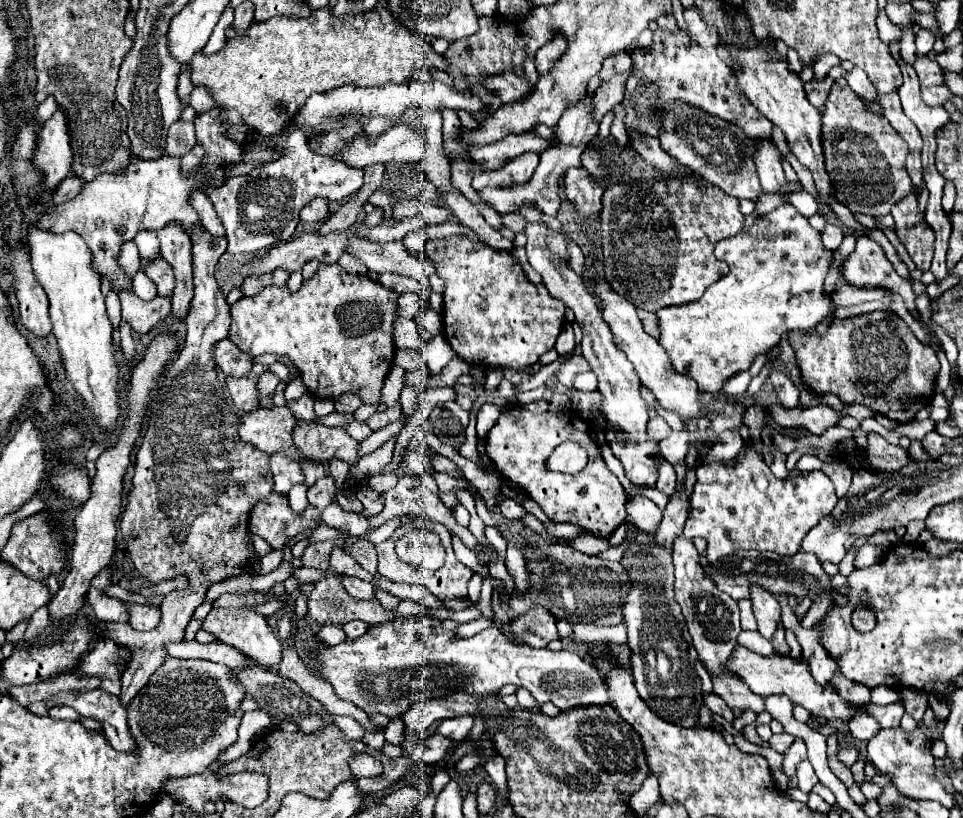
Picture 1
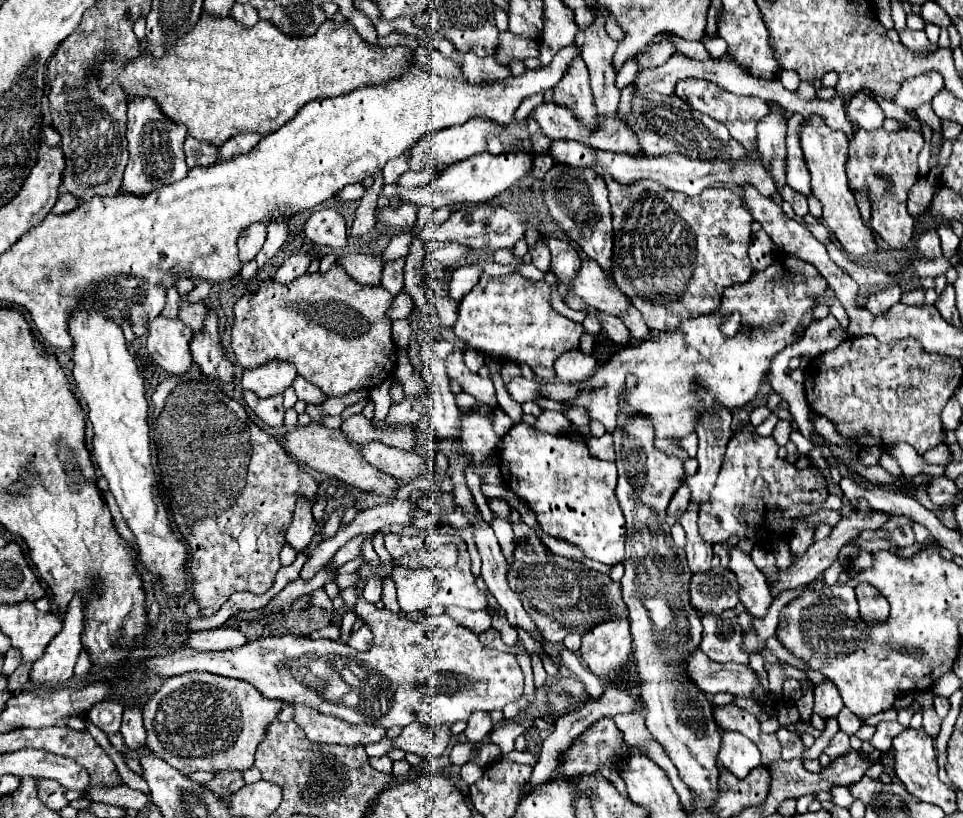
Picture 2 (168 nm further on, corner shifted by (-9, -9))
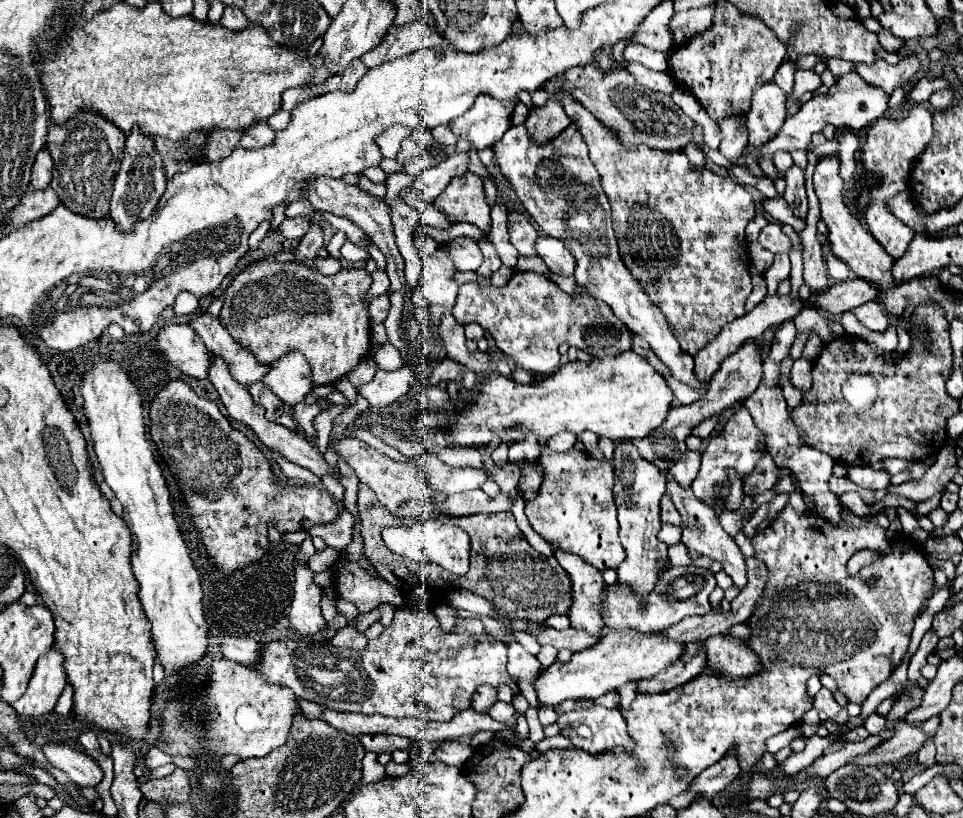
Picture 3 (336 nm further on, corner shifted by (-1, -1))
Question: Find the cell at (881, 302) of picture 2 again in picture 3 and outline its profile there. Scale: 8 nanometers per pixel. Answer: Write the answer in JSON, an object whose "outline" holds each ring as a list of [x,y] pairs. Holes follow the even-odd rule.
{"outline":[[[878,299],[866,301],[856,311],[852,311],[862,325],[866,325],[872,331],[886,331],[888,329],[888,313],[884,309],[884,303]]]}

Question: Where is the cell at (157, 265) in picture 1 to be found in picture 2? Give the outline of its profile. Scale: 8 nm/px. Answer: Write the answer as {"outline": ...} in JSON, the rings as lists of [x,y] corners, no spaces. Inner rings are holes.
{"outline":[[[182,299],[180,321],[184,321],[184,325],[192,327],[194,331],[202,331],[204,329],[206,311],[208,311],[208,307],[204,303],[188,303],[186,299]]]}

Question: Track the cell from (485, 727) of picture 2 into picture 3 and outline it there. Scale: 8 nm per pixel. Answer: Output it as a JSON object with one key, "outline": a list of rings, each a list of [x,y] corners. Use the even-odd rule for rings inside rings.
{"outline":[[[480,685],[480,689],[472,695],[472,711],[476,713],[488,713],[490,707],[496,703],[496,689],[488,689],[488,685]]]}

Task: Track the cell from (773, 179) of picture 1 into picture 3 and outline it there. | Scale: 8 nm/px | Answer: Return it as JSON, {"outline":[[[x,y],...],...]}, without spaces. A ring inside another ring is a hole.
{"outline":[[[776,83],[756,87],[748,111],[748,144],[760,147],[767,143],[786,119],[786,95]]]}

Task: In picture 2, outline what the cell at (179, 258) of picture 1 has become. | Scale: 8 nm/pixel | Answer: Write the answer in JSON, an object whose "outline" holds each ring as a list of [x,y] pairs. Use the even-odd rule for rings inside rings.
{"outline":[[[212,309],[206,315],[204,331],[194,333],[194,339],[190,341],[190,351],[194,363],[204,371],[206,377],[218,379],[222,383],[234,383],[234,365],[228,361],[226,351],[220,343],[218,319]]]}

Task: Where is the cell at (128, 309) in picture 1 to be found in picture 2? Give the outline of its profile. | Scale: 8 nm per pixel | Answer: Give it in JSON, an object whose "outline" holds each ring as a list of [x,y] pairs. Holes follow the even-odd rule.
{"outline":[[[156,317],[148,323],[148,353],[170,375],[184,375],[192,367],[188,341],[192,329],[180,319]]]}

